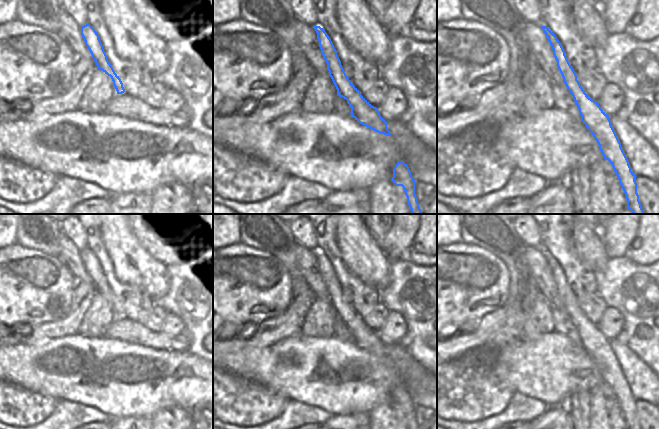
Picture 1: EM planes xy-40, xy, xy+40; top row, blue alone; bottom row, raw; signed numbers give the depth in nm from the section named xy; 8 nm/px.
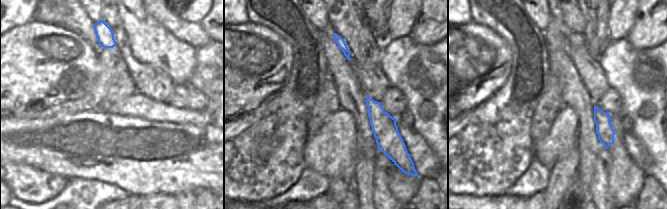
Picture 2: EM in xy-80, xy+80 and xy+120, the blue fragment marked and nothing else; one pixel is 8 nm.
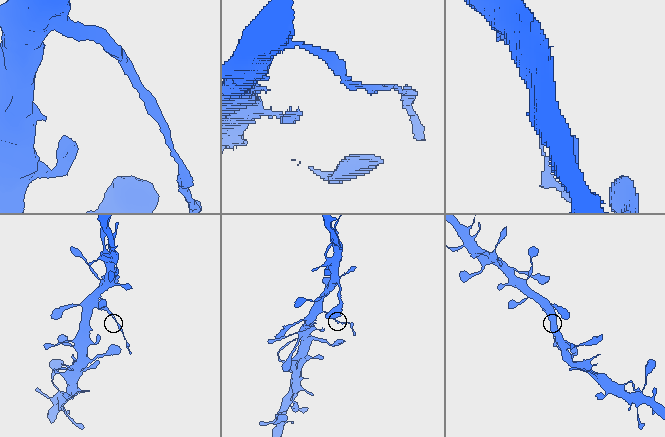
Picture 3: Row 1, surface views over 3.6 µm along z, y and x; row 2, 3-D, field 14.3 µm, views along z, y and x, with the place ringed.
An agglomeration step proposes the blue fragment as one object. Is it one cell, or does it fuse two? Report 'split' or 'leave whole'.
split

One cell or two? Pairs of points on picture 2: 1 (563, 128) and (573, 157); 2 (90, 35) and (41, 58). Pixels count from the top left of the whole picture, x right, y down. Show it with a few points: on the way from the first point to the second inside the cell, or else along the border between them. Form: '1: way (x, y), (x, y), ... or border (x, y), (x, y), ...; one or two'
1: border (577, 145), (568, 149), (553, 164); two
2: border (63, 27), (81, 35), (96, 51); two

